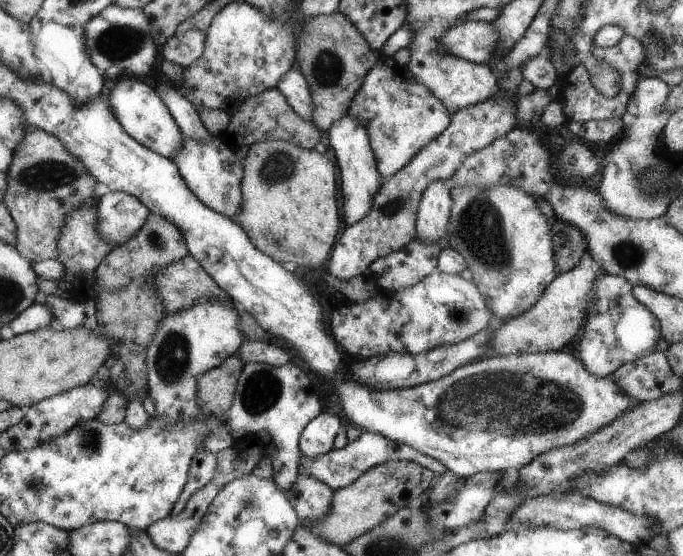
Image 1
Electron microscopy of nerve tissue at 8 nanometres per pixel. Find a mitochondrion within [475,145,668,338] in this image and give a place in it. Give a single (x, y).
(629, 254)

